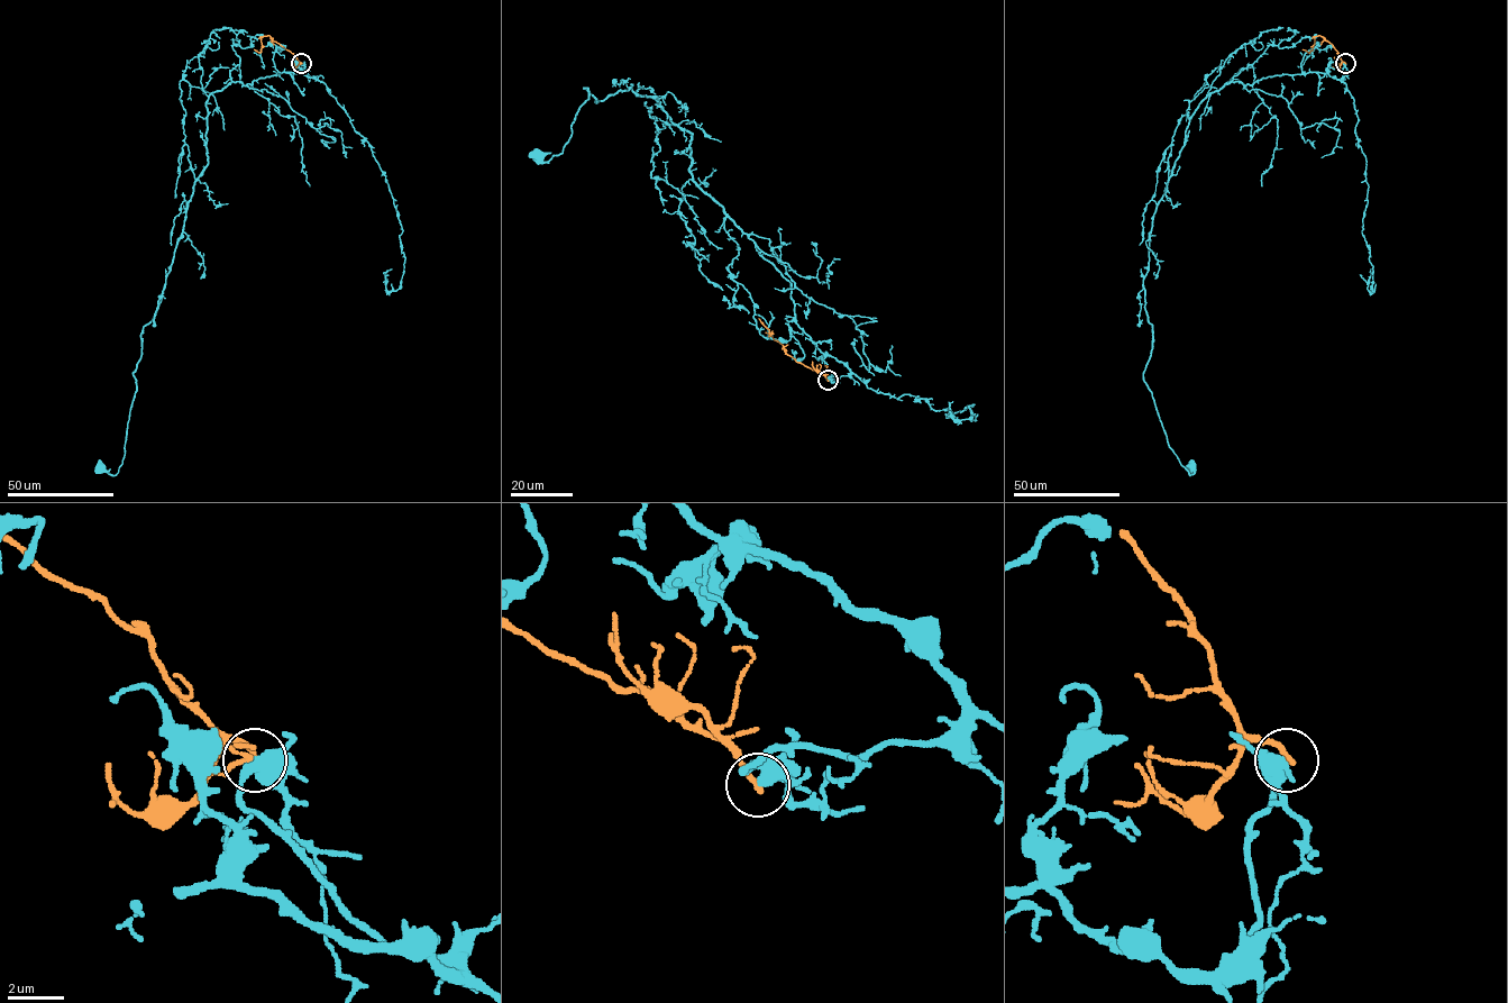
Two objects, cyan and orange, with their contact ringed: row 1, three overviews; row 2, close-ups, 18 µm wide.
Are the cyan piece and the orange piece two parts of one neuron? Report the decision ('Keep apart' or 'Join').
Keep apart

